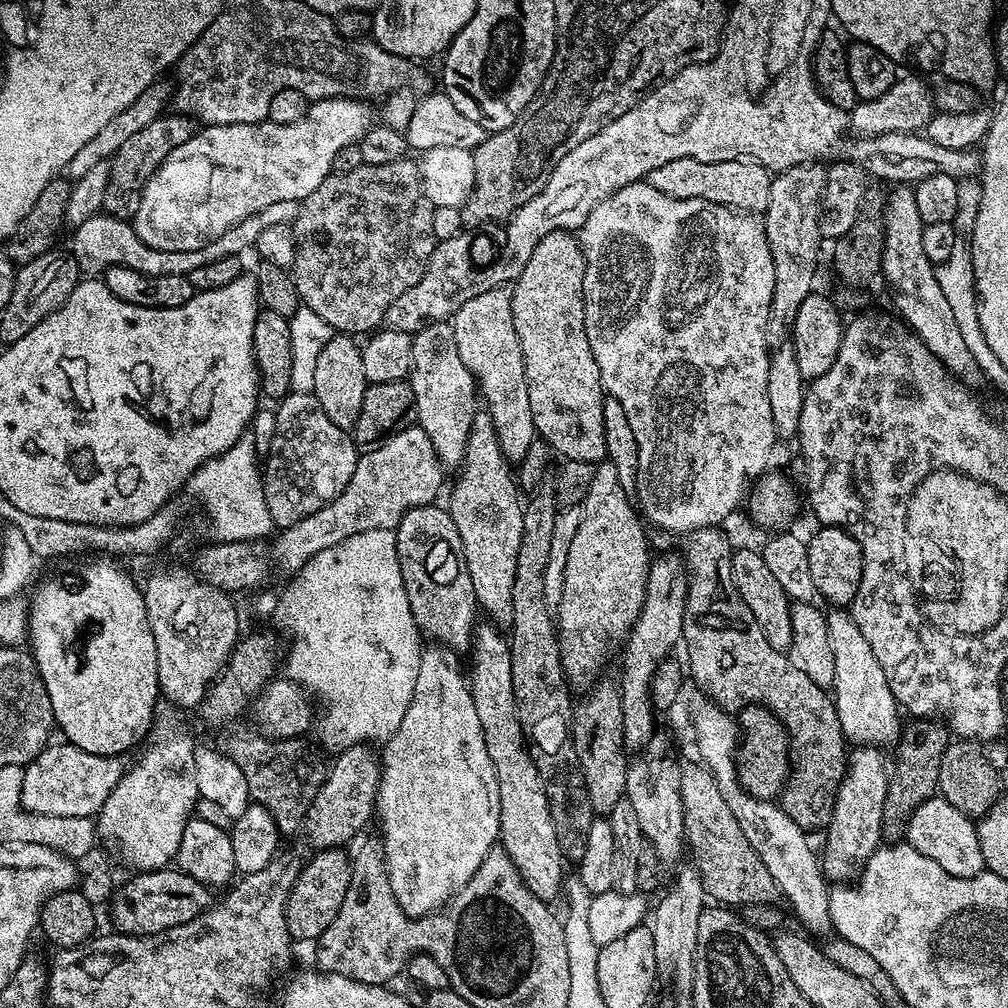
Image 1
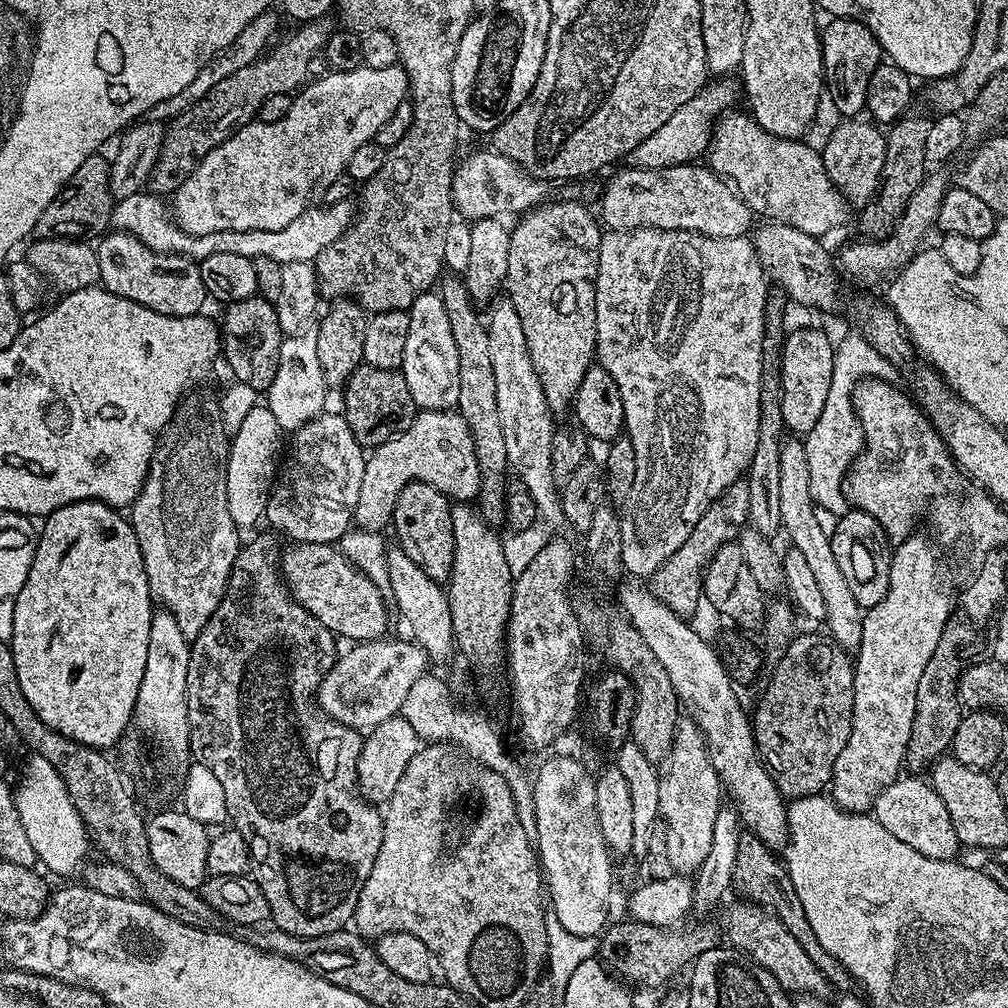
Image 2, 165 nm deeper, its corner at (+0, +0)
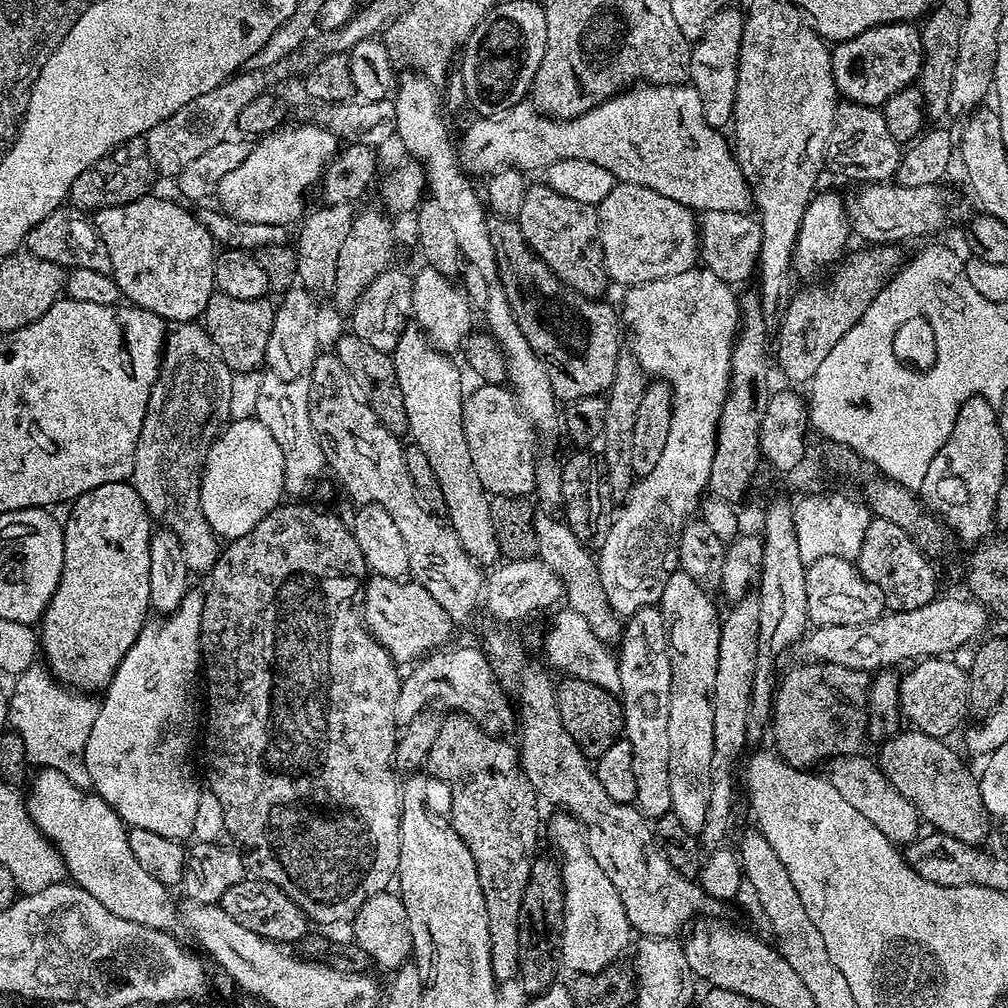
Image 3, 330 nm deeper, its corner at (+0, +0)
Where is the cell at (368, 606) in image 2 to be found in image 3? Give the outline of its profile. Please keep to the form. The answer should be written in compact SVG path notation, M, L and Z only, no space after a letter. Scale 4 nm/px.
M375 574L367 577L362 588L362 619L368 633L400 666L411 665L433 650L443 649L454 628L450 614L446 614L446 610L442 610L442 606L438 606L430 594L426 594L421 584Z

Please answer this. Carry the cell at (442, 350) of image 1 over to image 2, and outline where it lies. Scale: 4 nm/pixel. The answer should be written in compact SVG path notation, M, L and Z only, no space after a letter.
M429 290L407 309L410 318L410 335L406 338L406 354L402 357L399 371L410 386L410 398L414 398L417 409L430 412L447 412L456 408L458 402L458 346L454 346L454 334L450 331L450 317L446 315L446 306L442 306L439 291Z

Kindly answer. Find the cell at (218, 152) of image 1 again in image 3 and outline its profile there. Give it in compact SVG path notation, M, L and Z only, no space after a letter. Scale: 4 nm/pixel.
M319 122L312 124L296 124L293 128L281 127L268 136L261 136L252 144L250 154L222 182L217 186L214 193L215 199L220 199L219 207L232 219L240 222L270 222L271 224L283 224L292 226L305 215L304 195L319 185L325 168L332 161L332 157L338 151L338 141L335 134L325 128Z

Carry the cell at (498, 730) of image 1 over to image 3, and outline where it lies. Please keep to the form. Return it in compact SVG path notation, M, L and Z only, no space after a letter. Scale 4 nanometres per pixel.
M415 326L404 329L404 333L398 338L398 346L394 346L390 355L394 362L394 374L398 374L402 402L406 405L407 435L411 443L416 444L418 450L422 450L422 454L426 454L426 459L434 470L434 478L438 478L447 523L454 530L458 542L462 544L462 550L470 559L481 566L495 565L501 559L501 555L498 550L498 538L494 538L494 522L490 522L490 494L482 486L482 478L478 478L478 470L474 470L474 458L470 458L470 446L466 446L466 434L462 426L466 387L464 388L463 382L460 381L460 372L452 361L453 357L439 352L429 342L427 336Z

